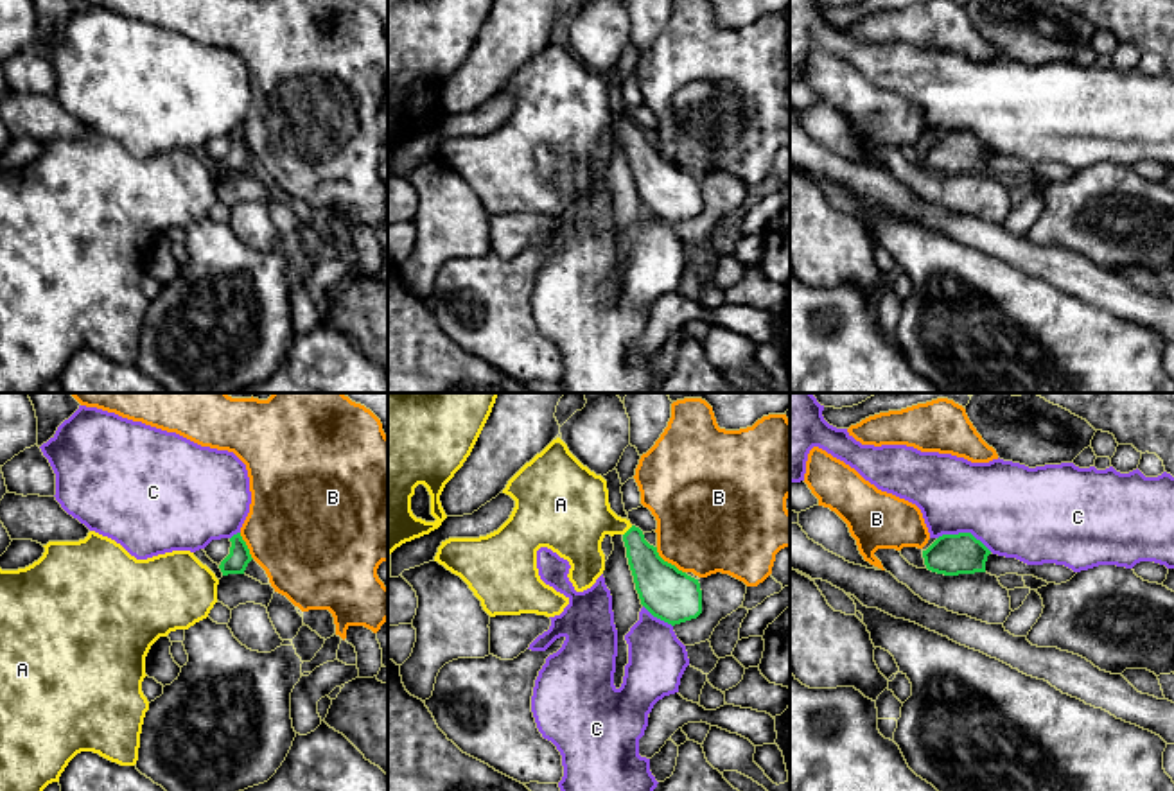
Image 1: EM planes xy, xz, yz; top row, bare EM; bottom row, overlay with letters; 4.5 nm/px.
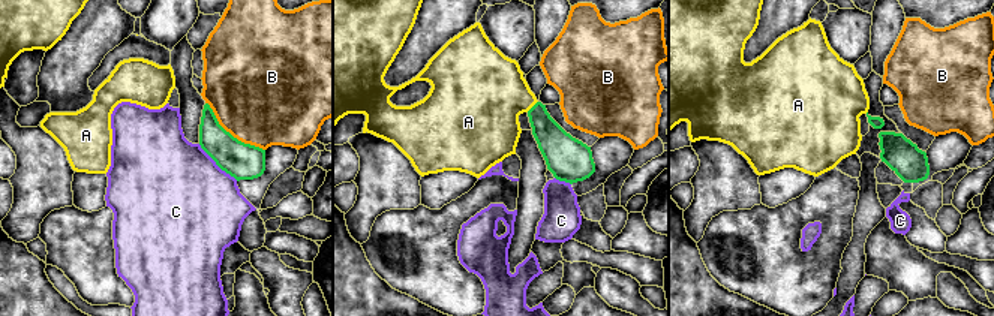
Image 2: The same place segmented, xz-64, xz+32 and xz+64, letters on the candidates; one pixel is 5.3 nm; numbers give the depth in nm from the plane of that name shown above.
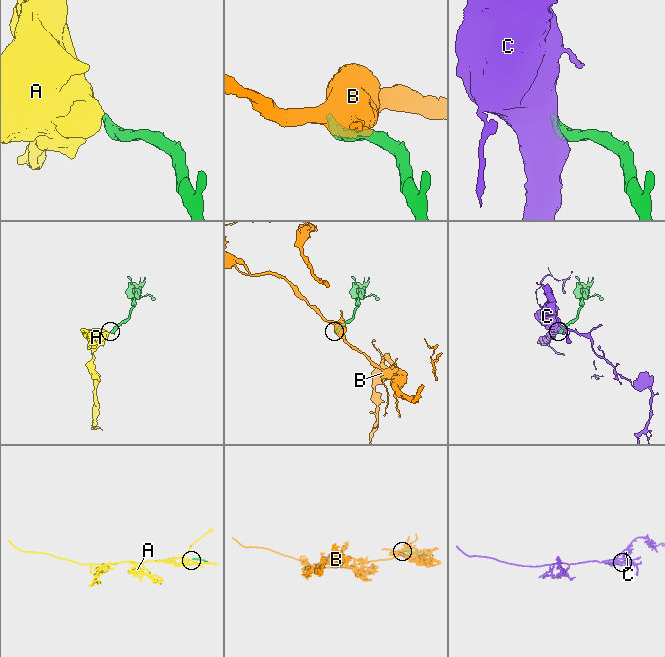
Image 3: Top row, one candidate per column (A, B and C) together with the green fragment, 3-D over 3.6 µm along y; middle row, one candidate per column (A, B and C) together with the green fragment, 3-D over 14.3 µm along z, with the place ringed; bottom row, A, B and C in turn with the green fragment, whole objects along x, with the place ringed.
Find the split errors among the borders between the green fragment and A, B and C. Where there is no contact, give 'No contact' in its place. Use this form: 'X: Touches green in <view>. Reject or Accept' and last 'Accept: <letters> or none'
A: Touches green in xz. Accept
B: Touches green in xz. Reject
C: Touches green in yz. Reject
Accept: A

